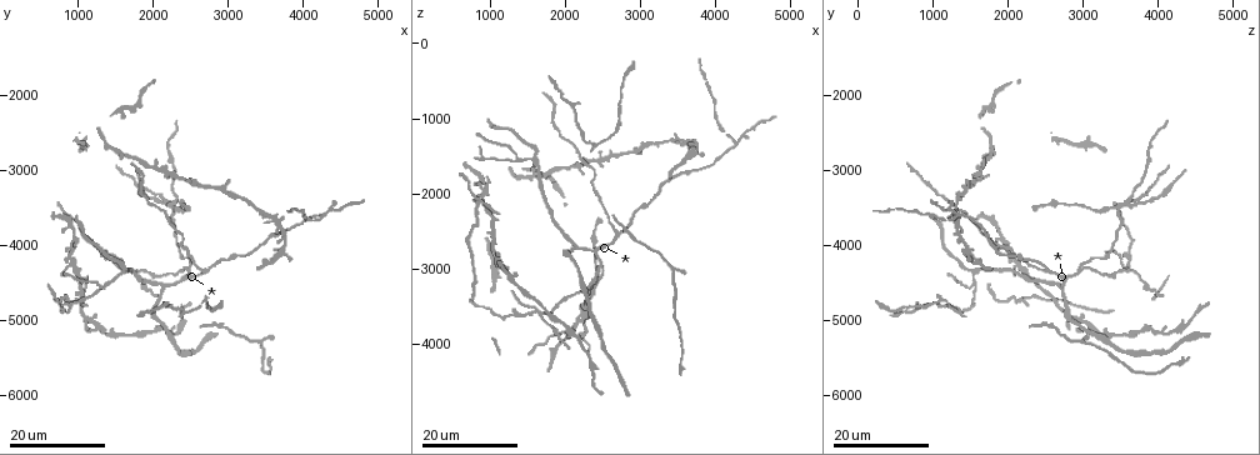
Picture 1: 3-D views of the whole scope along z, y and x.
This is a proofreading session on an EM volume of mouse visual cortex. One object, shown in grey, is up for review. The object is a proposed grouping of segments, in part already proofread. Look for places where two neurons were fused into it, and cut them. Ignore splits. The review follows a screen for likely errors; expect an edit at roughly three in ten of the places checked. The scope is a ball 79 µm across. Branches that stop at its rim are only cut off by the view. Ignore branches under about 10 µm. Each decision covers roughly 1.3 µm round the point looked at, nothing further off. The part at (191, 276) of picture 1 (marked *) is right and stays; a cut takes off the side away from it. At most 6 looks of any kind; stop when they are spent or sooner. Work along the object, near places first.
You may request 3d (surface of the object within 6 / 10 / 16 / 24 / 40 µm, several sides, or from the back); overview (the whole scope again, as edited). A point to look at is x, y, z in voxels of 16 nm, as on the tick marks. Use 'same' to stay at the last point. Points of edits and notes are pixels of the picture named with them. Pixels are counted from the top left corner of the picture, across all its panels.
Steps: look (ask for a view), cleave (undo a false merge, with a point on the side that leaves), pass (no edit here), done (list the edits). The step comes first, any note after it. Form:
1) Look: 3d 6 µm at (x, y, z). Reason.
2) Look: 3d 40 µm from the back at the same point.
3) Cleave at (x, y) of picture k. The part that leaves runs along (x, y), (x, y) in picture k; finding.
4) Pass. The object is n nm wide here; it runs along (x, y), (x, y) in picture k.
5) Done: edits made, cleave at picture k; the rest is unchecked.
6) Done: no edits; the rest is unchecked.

Look: 3d 16 µm at (2700, 4350, 2600). Three-way junction.

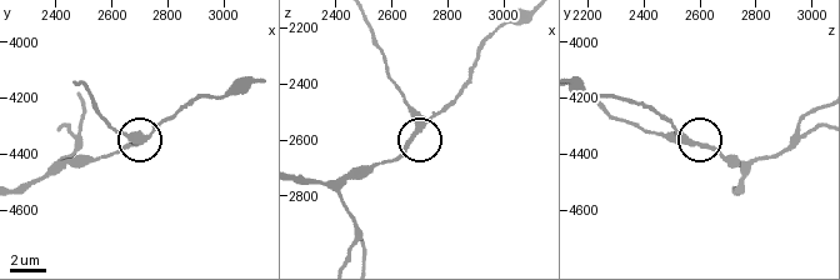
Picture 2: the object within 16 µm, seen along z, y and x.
Look: 3d 6 µm at (2690, 4360, 2570).

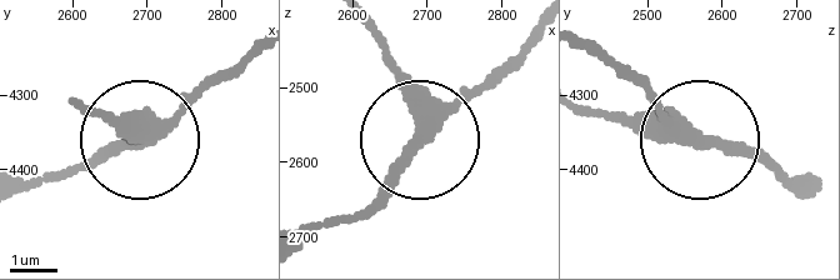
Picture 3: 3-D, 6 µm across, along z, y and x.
Pass. 3 arms meet here; it runs along (24, 184), (144, 139), (76, 108) in picture 3; all the same neuron.

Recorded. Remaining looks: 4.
Look: 3d 16 µm at (2450, 4300, 2950). Three-way junction.

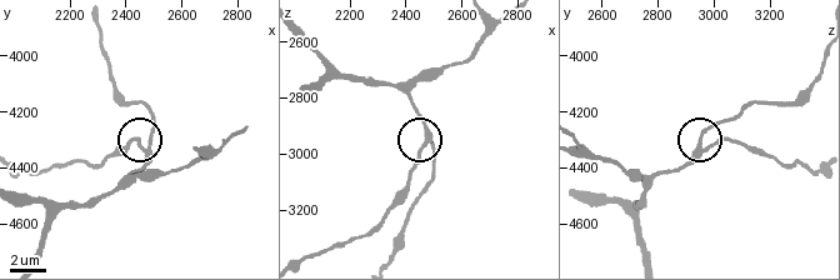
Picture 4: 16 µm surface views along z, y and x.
Look: 3d 6 µm at (2480, 4330, 2970). Closer look.

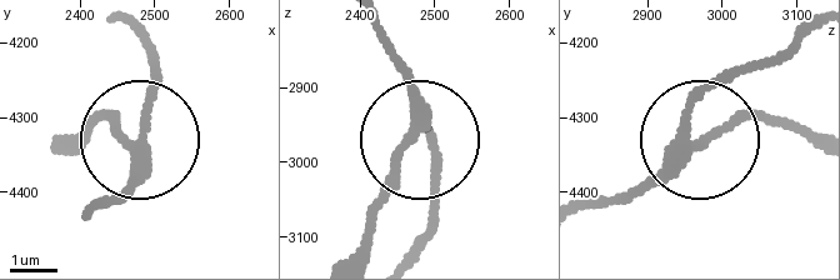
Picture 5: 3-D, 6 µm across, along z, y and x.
Pass. It runs along (90, 210), (134, 170), (158, 59) in picture 5; all the same neuron.

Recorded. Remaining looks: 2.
Look: 3d 24 µm at (1300, 4500, 1600). Side arm on a straight run.

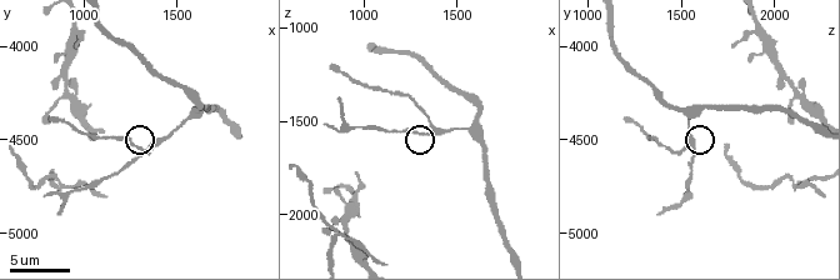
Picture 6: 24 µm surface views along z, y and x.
Look: 3d 6 µm at (1320, 4560, 1580).

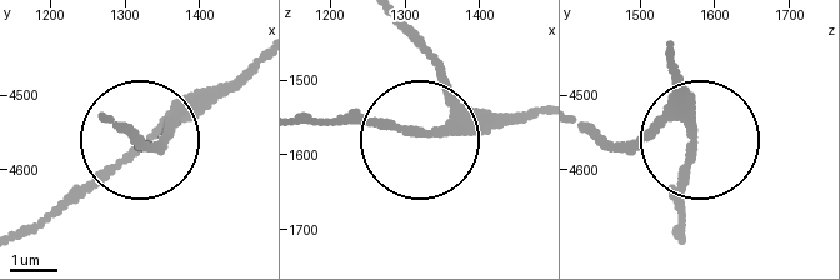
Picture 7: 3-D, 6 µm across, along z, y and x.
Pass. It runs along (539, 106), (419, 130), (328, 119) in picture 7; continuous, no second neuron.

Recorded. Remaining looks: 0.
Done: no edits; the rest is unchecked.

